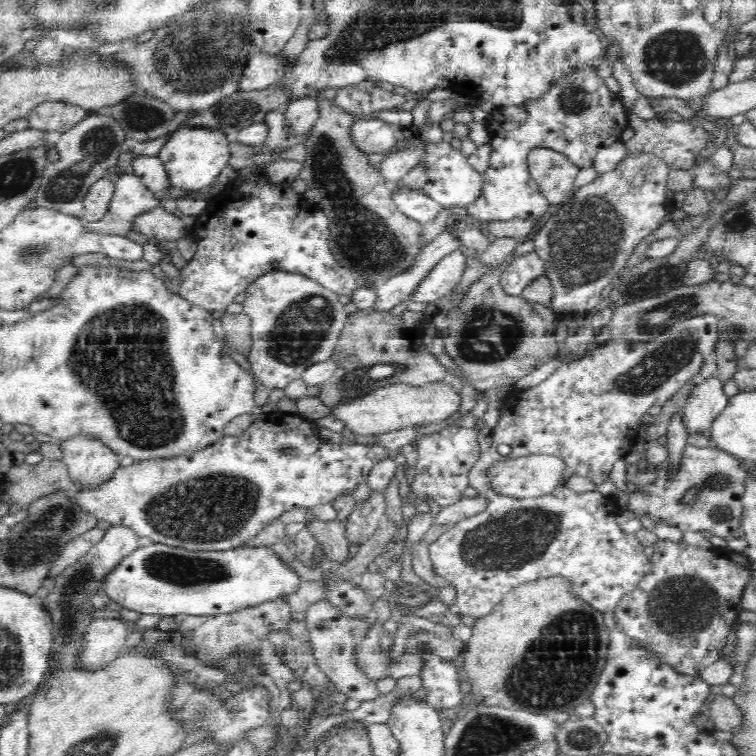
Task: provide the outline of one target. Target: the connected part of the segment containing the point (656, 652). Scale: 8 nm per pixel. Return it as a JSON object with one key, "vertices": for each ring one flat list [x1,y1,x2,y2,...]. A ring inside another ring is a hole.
{"vertices":[[657,537,651,544,654,554,650,556,647,573,638,583,636,590,627,594,613,610,615,629,627,637,633,646,648,652,674,672,684,676,697,674,718,662,722,656,726,636,738,628,738,614,745,584,754,571,755,563,729,548,713,547,702,549,689,546,684,541,676,542]]}

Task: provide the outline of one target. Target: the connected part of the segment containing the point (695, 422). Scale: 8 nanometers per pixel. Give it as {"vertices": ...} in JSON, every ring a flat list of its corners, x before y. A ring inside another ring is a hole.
{"vertices":[[718,370,706,378,694,380,684,404,689,432,708,435,710,422,720,414,728,402,724,384]]}

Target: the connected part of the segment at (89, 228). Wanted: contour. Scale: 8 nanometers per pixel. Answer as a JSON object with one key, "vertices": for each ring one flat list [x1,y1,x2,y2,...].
{"vertices":[[131,169,119,174,113,187,106,214,96,222,80,220,82,233,126,235,132,229,131,220,135,214,159,204]]}

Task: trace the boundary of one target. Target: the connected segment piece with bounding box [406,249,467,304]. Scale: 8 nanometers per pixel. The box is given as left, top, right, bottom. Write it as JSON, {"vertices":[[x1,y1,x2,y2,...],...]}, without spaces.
{"vertices":[[459,249,431,266,409,292,406,302,429,303,452,290,460,282,466,254,464,249]]}

